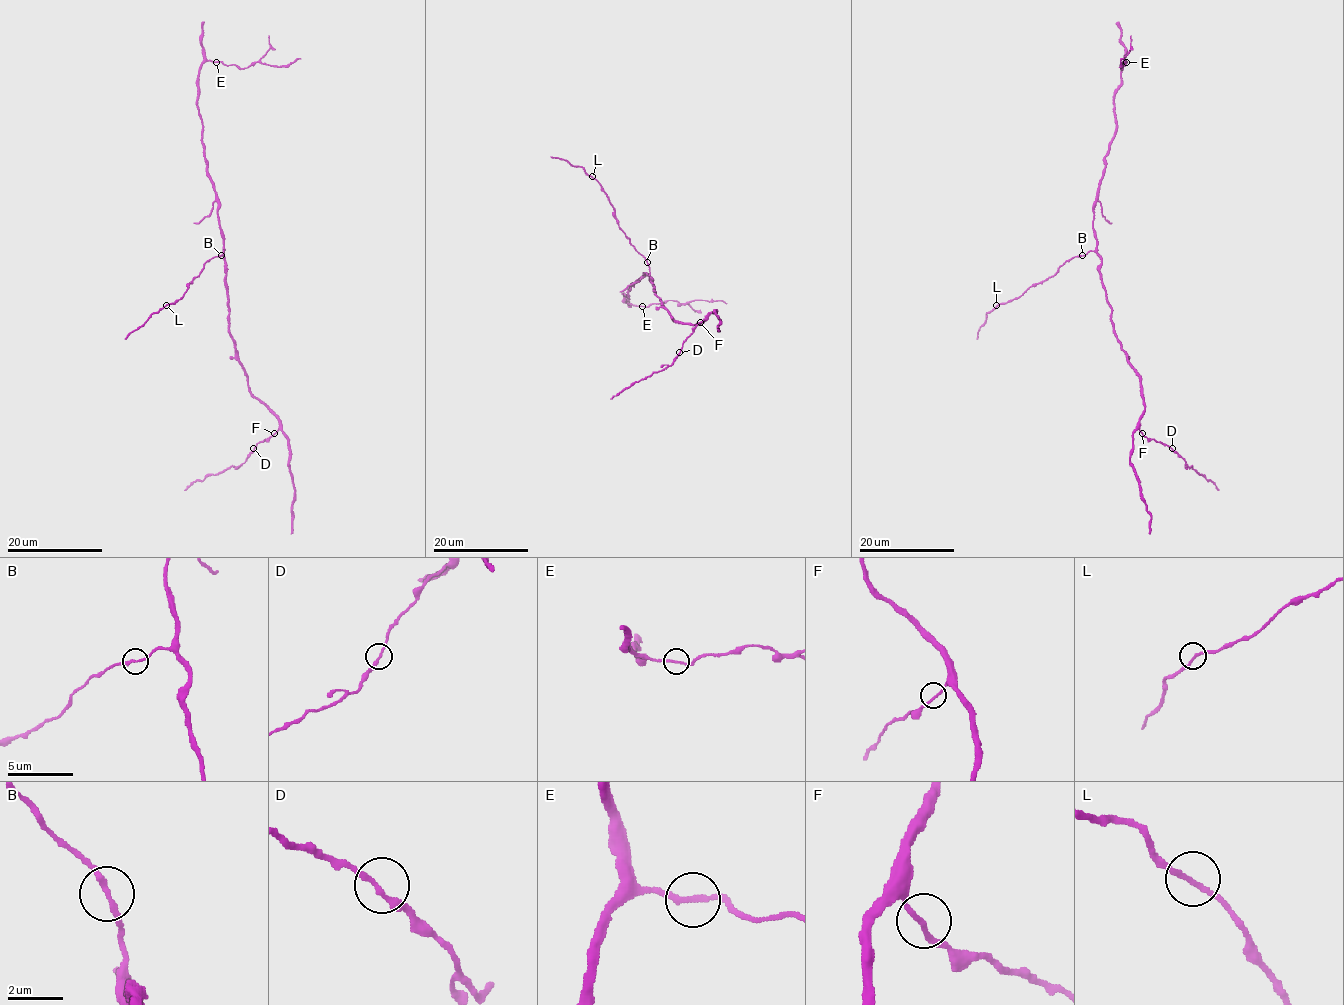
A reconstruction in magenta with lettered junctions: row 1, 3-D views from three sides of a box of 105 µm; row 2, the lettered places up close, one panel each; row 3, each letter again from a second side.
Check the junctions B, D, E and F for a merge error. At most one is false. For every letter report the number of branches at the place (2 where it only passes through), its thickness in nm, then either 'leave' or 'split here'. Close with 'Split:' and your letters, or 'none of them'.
B: branches 2; calibre 190 nm; leave
D: branches 2; calibre 190 nm; leave
E: branches 2; calibre 190 nm; leave
F: branches 2; calibre 180 nm; leave
Split: none of them

